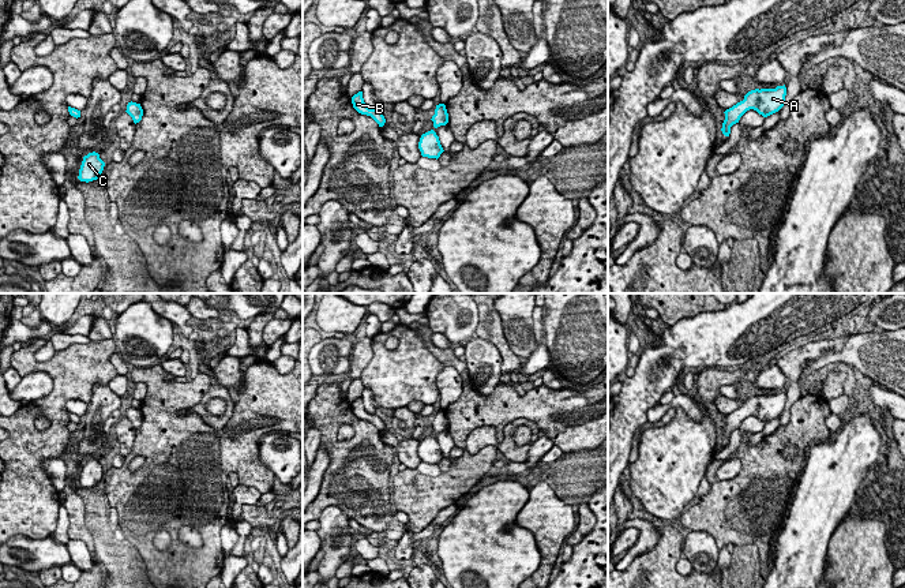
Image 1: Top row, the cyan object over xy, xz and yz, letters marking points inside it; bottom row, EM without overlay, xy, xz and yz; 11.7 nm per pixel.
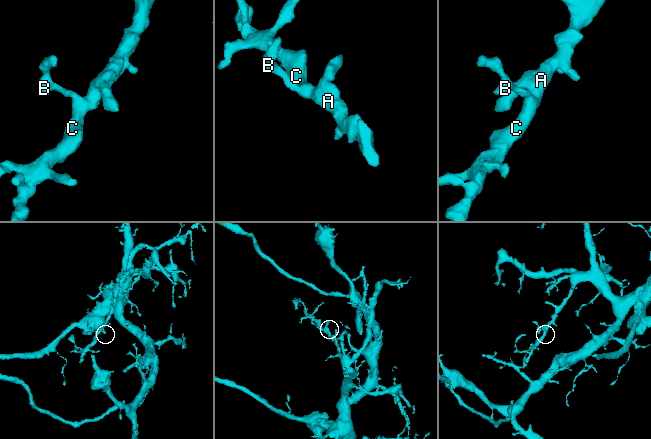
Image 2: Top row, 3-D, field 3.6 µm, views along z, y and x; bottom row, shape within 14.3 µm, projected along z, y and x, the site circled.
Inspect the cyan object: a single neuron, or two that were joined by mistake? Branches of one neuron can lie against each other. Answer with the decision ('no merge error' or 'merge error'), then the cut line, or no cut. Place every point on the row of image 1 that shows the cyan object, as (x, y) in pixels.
no merge error; no cut

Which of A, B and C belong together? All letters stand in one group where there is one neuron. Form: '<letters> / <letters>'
A B C

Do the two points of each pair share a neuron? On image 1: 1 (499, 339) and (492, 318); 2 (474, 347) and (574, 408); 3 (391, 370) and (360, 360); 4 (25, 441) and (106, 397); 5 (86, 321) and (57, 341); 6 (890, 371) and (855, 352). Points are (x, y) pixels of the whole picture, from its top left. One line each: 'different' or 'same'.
1: same
2: different
3: different
4: different
5: same
6: same

